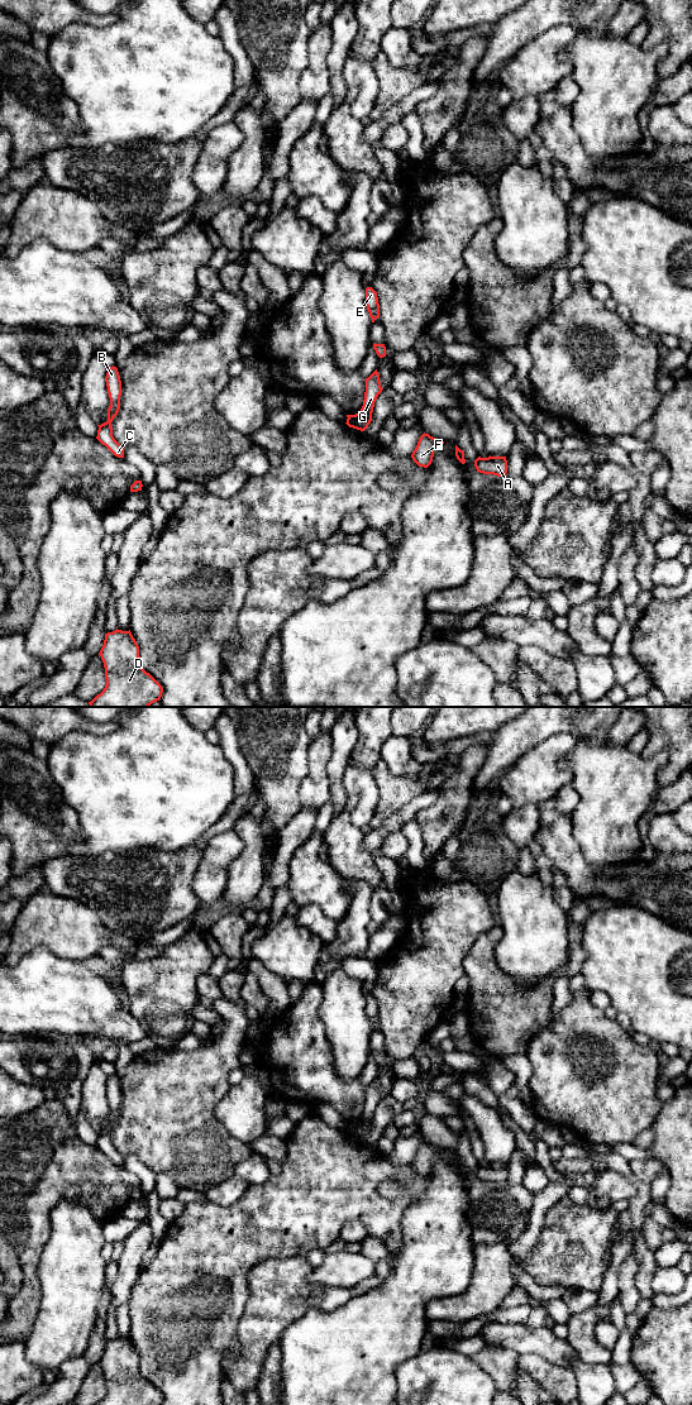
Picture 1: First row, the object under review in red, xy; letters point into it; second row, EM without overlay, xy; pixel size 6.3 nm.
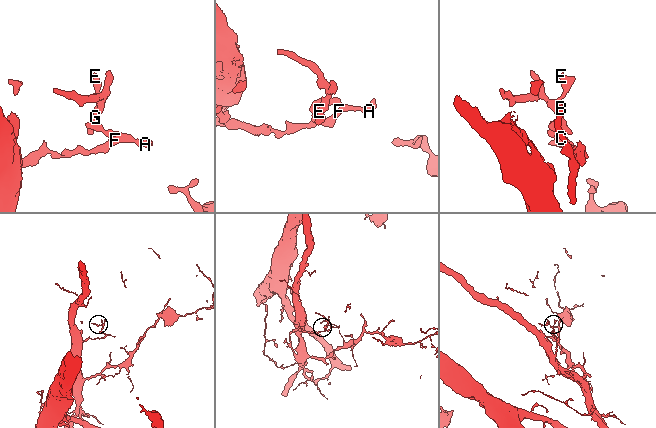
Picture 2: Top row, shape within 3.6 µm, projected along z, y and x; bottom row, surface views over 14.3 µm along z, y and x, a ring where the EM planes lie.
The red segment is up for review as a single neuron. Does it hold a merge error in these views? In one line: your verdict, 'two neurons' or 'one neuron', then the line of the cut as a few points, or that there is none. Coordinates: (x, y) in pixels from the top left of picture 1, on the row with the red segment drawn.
two neurons | xy (359, 411), (371, 416)

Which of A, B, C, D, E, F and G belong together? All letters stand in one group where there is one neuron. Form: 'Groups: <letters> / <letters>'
Groups: A B C F / D E G

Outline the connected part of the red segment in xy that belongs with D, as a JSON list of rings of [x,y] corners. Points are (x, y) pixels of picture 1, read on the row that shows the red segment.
[[[130,630],[105,634],[99,653],[106,685],[90,707],[149,707],[161,699],[162,685],[140,665],[139,646]]]

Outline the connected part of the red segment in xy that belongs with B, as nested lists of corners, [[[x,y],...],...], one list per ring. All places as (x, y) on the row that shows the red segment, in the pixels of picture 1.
[[[110,367],[105,377],[110,406],[108,408],[108,421],[97,425],[96,439],[105,445],[115,457],[124,458],[124,446],[121,446],[113,436],[111,422],[120,408],[121,381],[116,367]]]

